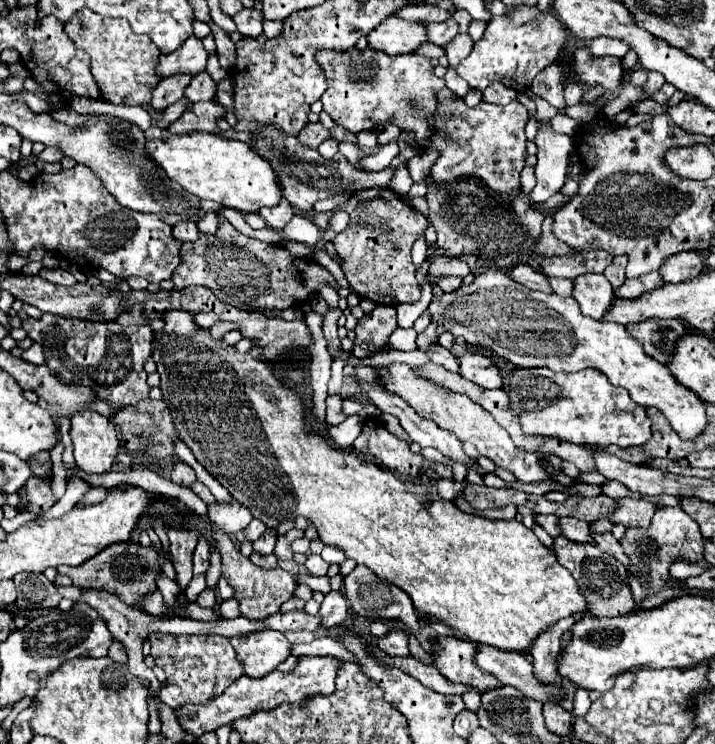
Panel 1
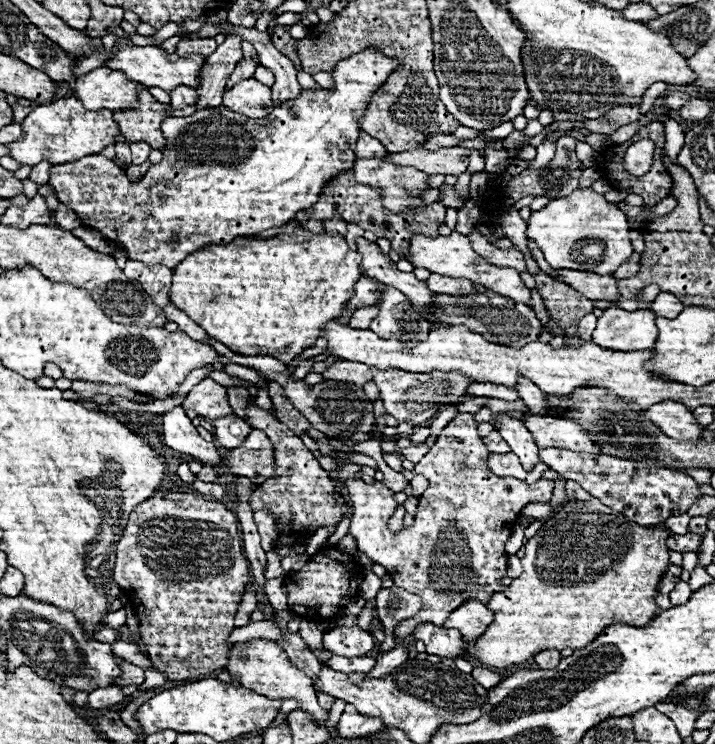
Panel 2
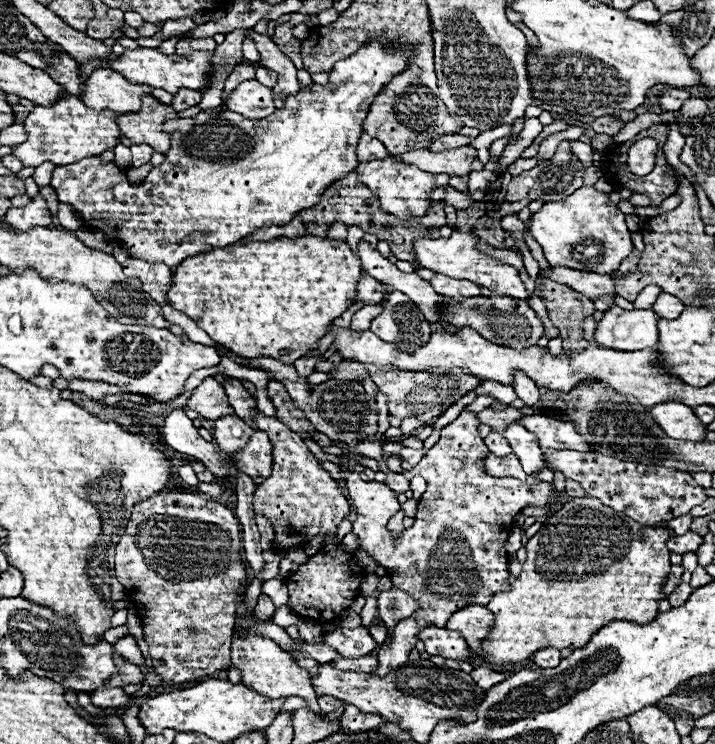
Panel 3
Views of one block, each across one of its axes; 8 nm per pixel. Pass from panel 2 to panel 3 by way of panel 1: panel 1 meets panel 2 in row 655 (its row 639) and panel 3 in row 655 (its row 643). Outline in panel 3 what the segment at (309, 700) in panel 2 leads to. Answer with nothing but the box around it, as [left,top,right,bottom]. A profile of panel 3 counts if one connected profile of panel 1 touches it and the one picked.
[232,636,326,716]

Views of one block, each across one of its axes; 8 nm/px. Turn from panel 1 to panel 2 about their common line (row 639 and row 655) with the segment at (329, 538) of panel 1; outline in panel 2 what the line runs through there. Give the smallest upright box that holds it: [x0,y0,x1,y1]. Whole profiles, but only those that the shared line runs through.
[462,498,668,668]

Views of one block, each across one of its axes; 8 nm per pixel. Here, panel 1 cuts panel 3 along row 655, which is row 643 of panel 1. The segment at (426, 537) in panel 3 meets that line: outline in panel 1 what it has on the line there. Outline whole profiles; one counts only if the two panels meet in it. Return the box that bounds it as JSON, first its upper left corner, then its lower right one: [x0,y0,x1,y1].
[378,630,412,658]

